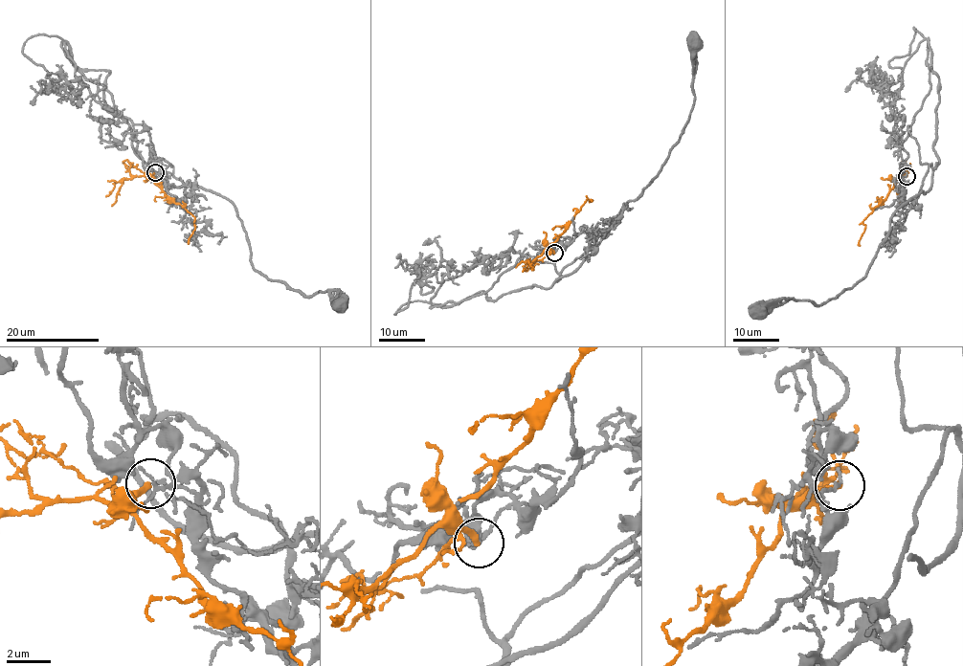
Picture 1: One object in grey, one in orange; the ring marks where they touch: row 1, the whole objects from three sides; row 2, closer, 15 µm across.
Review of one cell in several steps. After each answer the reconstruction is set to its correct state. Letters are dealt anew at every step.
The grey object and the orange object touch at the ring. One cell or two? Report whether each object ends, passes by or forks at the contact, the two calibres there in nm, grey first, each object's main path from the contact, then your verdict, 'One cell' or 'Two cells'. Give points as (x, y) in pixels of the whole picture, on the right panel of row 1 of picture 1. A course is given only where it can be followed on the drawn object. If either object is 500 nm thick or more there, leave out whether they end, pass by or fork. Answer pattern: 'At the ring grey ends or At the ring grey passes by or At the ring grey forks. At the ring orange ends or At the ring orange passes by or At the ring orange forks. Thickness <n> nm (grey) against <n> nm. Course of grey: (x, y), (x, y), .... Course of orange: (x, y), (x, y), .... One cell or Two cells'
At the ring grey ends. At the ring orange ends. Thickness 160 nm (grey) against 240 nm. Course of grey: (907, 175), (903, 142), (930, 70), (938, 161), (929, 190), (896, 210), (852, 287), (820, 304), (757, 309). Course of orange: (907, 175), (895, 182), (884, 199), (881, 200), (863, 220), (864, 231), (858, 245). Two cells

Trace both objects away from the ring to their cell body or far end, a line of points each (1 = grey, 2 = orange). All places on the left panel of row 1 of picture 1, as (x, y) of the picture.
1: (156, 172), (82, 71), (110, 73), (104, 101), (155, 177), (230, 201), (253, 267), (339, 303)
2: (155, 172), (152, 180), (167, 197), (194, 217), (195, 228), (189, 243)

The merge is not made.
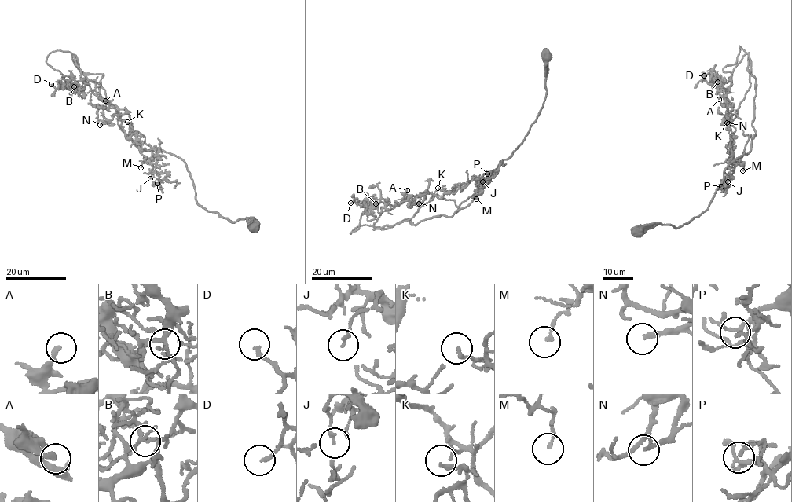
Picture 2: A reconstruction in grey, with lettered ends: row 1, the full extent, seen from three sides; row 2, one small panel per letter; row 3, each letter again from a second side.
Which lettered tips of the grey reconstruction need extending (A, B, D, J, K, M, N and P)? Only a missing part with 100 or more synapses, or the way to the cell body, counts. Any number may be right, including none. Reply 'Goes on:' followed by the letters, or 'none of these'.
Goes on: N

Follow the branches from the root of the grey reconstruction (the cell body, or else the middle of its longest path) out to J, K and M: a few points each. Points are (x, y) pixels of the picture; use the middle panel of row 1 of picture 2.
J: (544, 55), (539, 115), (471, 203), (450, 216), (393, 225), (438, 194), (458, 206), (482, 181)
K: (544, 55), (539, 115), (471, 203), (450, 216), (393, 225), (449, 192), (438, 188)
M: (544, 55), (539, 115), (471, 203), (450, 216), (393, 225), (438, 194), (458, 206), (481, 189), (476, 199)

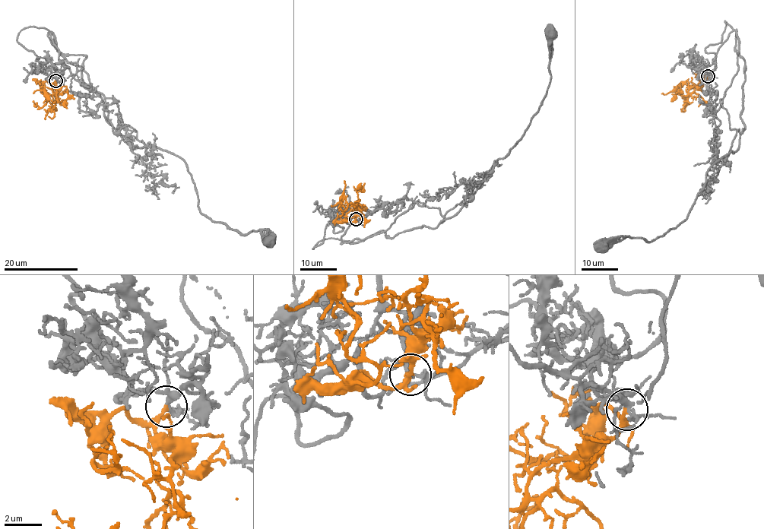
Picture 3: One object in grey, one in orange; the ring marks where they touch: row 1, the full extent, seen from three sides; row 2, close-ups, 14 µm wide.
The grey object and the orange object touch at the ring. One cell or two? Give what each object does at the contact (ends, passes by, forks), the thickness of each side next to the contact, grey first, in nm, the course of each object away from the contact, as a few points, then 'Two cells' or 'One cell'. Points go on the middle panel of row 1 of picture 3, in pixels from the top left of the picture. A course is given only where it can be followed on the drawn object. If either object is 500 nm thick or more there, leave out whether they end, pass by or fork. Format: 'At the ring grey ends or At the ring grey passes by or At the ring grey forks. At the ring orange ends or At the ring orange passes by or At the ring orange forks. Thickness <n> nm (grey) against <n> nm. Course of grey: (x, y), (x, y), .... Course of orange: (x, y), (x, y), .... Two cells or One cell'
At the ring grey forks. At the ring orange ends. Thickness 240 nm (grey) against 200 nm. Course of grey: (356, 219), (337, 220), (336, 232), (327, 225), (312, 248), (434, 227), (466, 204), (537, 112), (549, 32). Course of orange: (356, 219), (350, 222), (345, 220), (350, 218), (343, 214), (343, 197), (348, 204), (339, 216). One cell

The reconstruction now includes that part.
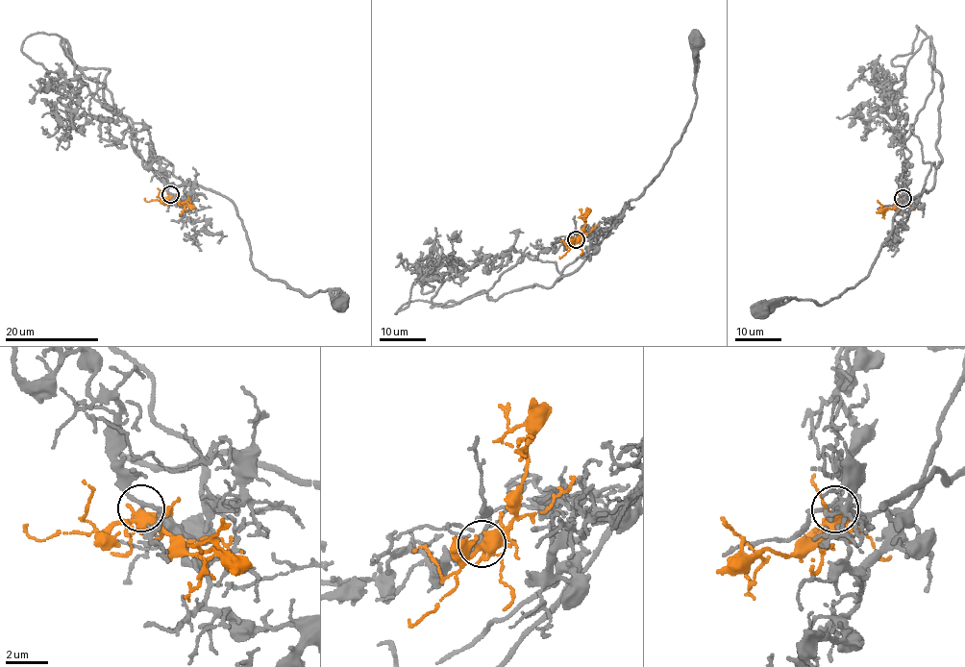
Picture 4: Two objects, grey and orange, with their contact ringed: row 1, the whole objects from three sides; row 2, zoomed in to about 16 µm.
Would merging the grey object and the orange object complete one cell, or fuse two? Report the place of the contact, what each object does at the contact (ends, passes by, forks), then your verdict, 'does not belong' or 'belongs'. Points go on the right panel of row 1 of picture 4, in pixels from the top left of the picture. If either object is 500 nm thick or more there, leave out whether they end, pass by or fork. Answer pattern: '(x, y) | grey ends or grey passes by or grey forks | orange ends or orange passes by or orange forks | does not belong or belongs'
(903, 198) | grey passes by | orange forks | belongs

